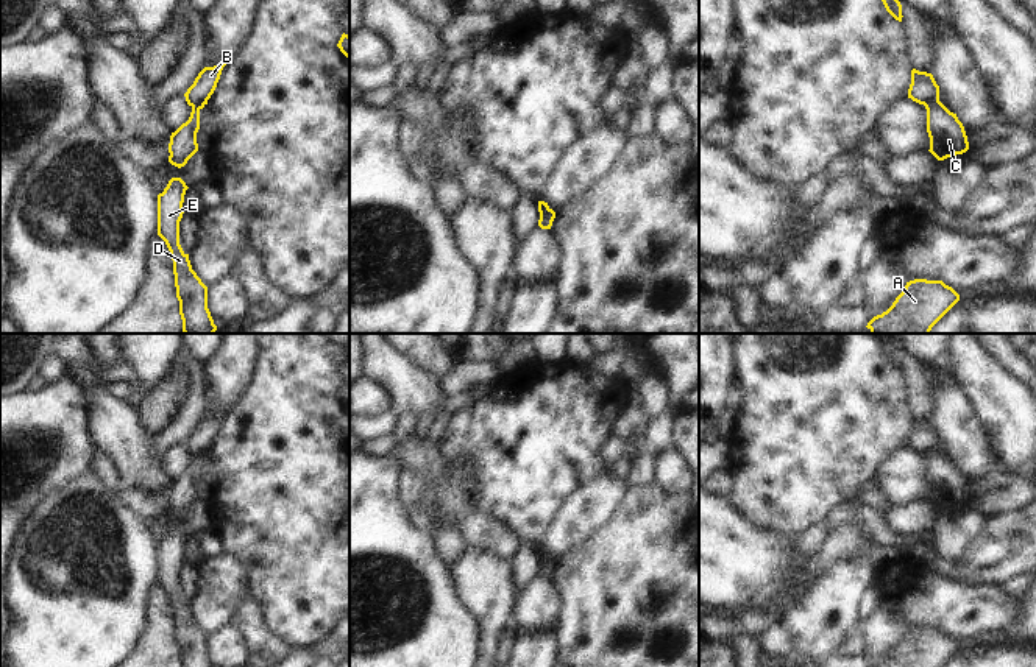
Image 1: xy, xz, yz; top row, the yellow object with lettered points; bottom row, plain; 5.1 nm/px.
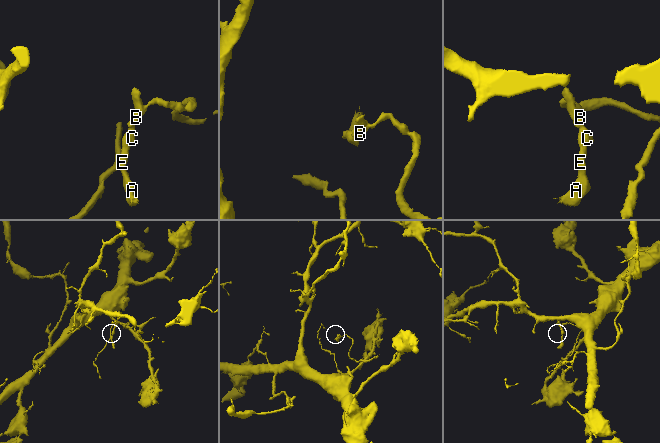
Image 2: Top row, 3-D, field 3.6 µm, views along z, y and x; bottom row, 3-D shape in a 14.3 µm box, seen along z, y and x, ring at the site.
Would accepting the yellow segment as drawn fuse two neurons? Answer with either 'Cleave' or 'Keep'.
Cleave.

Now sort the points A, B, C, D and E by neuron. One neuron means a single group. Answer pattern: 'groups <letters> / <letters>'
groups A C D E / B

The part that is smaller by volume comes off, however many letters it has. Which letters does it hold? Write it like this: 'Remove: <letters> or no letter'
Remove: A, C, D, E

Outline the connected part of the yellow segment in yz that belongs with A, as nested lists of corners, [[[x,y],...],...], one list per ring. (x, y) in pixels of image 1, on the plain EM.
[[[914,628],[906,631],[886,661],[874,667],[942,667],[958,650],[960,644],[942,630]]]

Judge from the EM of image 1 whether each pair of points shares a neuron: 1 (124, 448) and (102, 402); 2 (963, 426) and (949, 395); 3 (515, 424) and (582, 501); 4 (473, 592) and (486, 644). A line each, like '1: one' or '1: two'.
1: one
2: one
3: two
4: one

